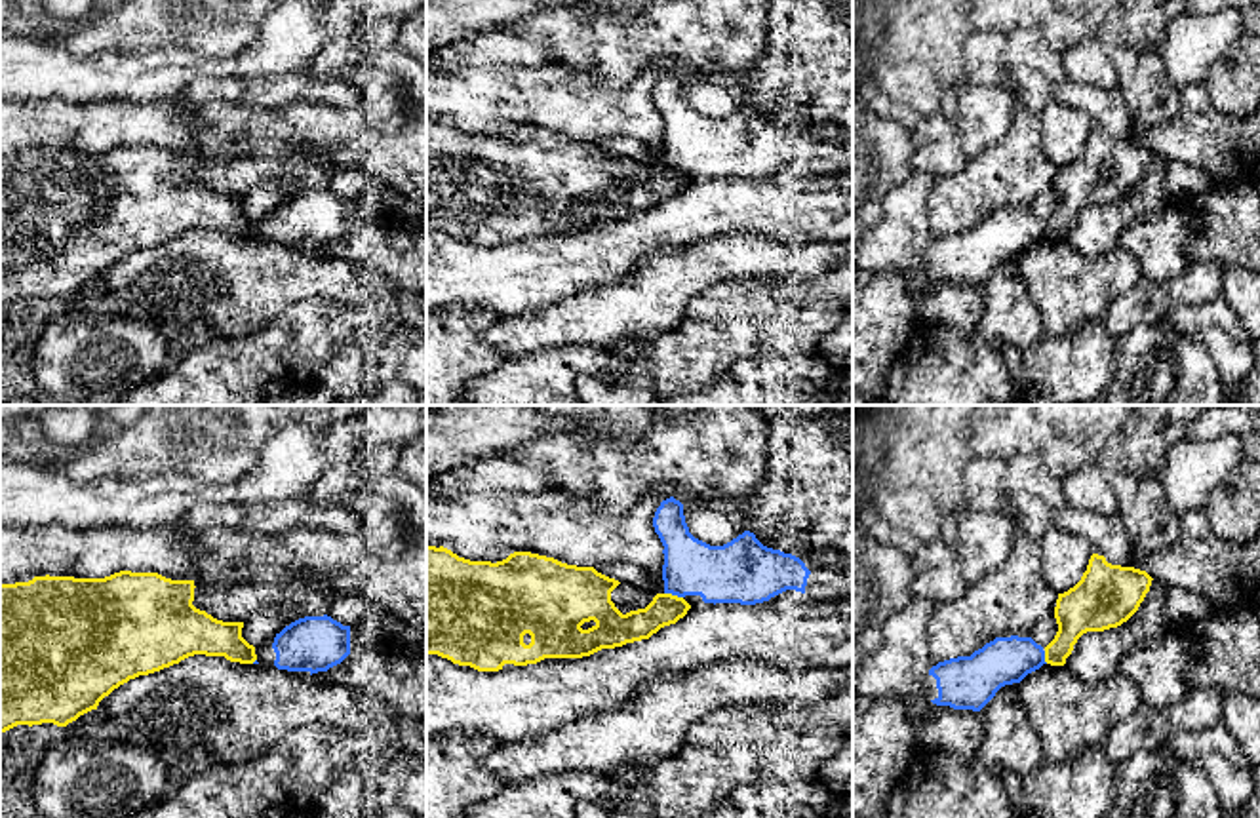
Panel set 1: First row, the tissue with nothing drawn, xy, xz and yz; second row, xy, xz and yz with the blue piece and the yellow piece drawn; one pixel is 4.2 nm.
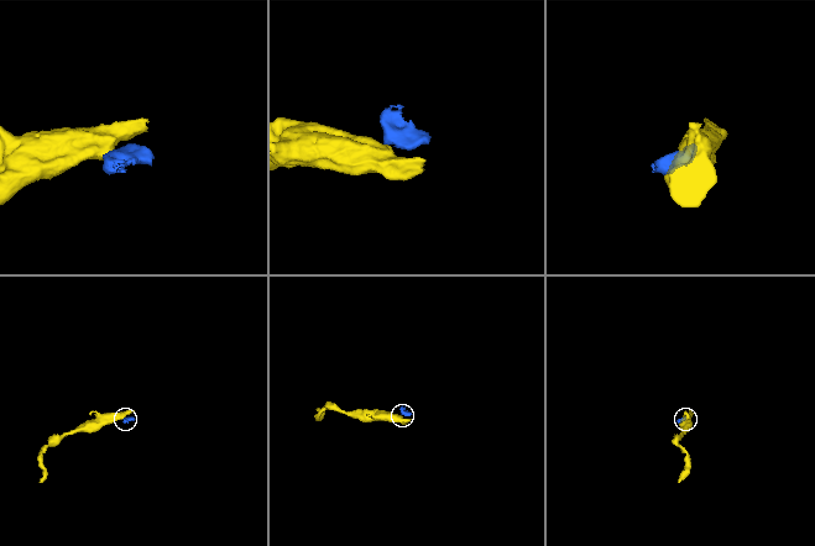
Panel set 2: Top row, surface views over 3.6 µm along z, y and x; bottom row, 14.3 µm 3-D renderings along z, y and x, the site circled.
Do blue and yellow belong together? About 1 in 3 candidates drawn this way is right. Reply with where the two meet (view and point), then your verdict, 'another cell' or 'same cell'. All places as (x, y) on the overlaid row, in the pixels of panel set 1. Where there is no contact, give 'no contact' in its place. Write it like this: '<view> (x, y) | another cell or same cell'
xz (674, 594) | another cell

